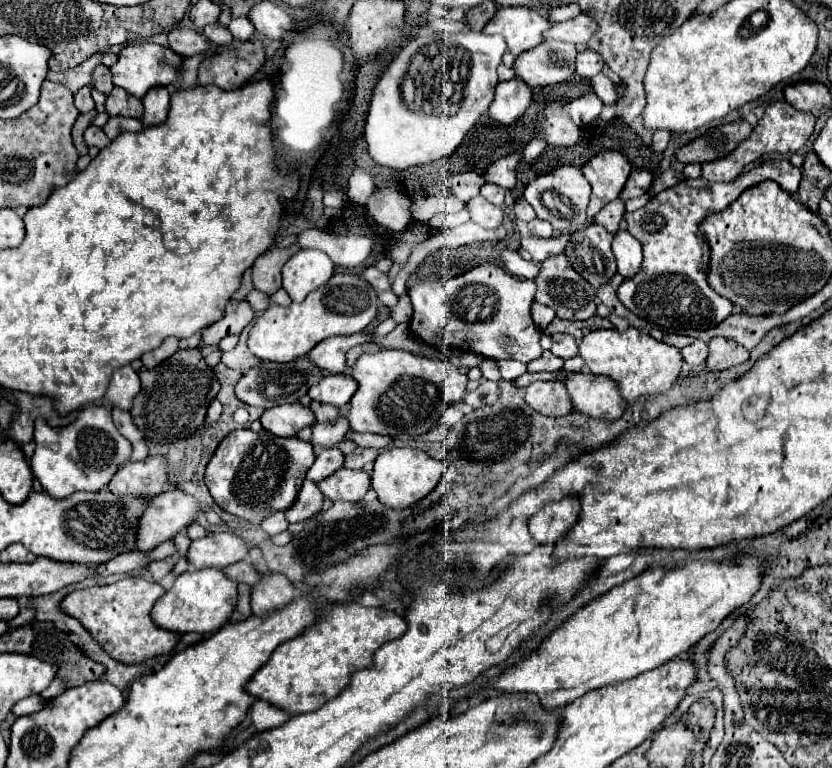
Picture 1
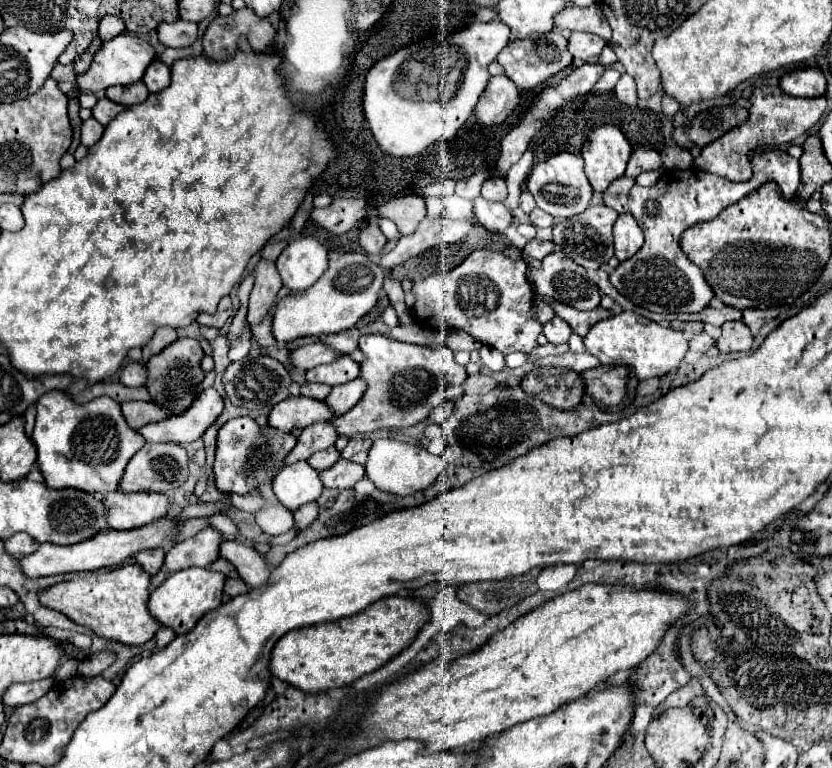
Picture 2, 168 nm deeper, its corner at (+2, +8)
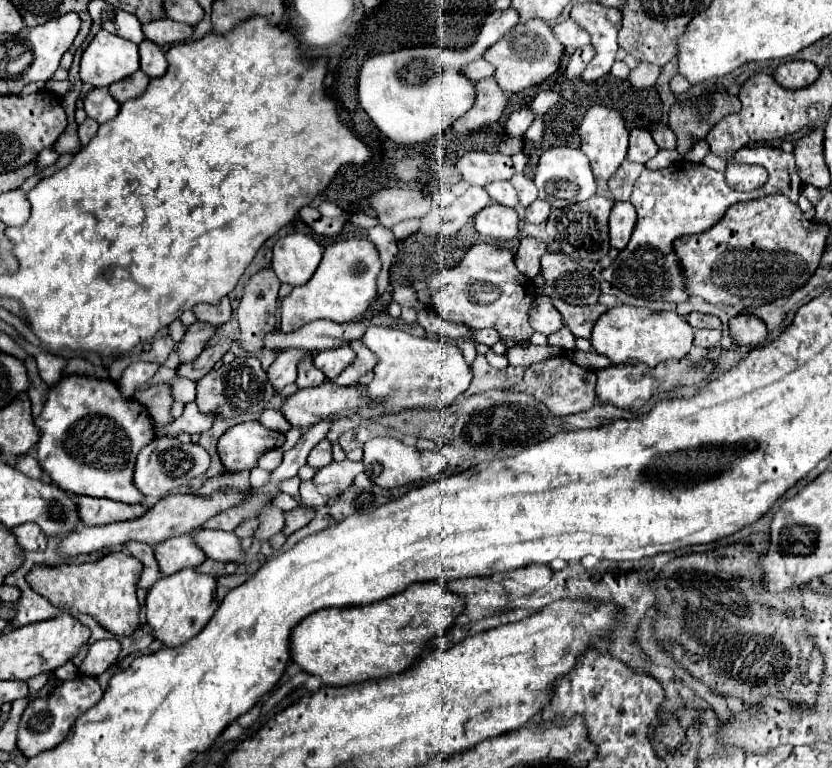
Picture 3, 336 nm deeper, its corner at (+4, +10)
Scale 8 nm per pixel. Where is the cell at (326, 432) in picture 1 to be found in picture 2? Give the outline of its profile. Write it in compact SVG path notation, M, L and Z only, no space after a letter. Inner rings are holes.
M356 377L354 381L332 387L332 393L326 397L326 403L328 407L332 407L334 417L338 417L348 409L352 409L352 405L356 405L362 399L364 391L366 391L366 381L362 377Z

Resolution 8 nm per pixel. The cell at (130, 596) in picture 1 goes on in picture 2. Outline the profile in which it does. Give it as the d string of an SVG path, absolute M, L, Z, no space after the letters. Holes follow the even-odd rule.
M130 563L110 571L94 571L78 579L56 583L48 589L42 589L38 597L48 609L64 613L74 623L90 627L104 639L114 639L124 645L142 645L160 629L160 623L150 617L146 607L150 595L148 587L150 575L142 569L142 565Z

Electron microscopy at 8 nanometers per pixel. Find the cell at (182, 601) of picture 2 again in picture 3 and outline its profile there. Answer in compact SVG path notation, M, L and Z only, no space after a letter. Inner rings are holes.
M188 567L174 575L160 577L146 595L146 619L148 625L154 629L152 635L160 639L166 647L178 647L198 635L204 625L214 615L218 603L216 603L216 577L202 575L196 569Z

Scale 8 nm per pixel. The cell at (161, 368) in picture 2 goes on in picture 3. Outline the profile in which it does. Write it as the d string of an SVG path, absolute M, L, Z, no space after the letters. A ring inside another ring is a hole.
M194 323L186 329L182 341L178 343L178 357L180 357L180 365L192 363L198 359L198 355L202 353L202 349L206 347L208 339L216 333L216 327L208 325L208 323Z

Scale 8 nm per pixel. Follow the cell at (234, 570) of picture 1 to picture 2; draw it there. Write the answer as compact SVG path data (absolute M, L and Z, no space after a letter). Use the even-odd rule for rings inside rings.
M218 559L218 561L214 561L210 567L212 567L214 571L220 571L220 573L224 573L226 577L238 577L238 573L236 573L234 565L232 565L232 563L228 563L228 561L224 561L224 559Z

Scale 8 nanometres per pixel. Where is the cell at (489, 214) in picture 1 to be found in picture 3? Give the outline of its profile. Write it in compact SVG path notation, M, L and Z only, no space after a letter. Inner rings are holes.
M494 203L476 215L476 229L484 237L514 239L518 235L518 215L514 209Z

